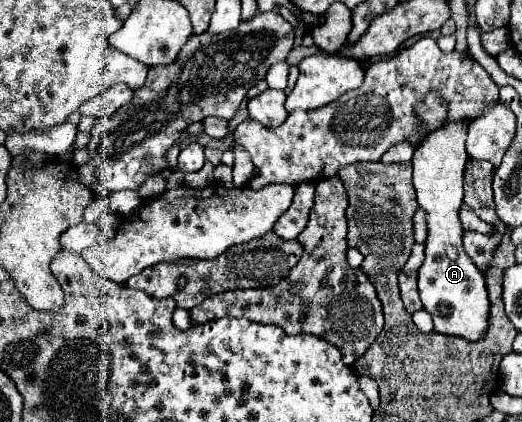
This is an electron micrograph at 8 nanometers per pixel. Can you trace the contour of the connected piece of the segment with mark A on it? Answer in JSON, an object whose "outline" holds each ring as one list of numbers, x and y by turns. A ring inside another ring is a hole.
{"outline":[[453,121,453,125,445,125,441,129,437,129,435,133,431,133,413,153,413,187,417,191,417,203,419,207,427,213,427,241,425,241,425,261,419,267,419,295,423,301,423,307,433,315,433,323,435,323,435,331,443,333,443,335,451,335,451,337,463,337,467,341,479,341,481,337,485,337,485,329,489,327,489,297,487,297,487,287,485,287,485,279,483,273,475,267,475,263,469,259,469,255,463,251,463,227,459,221,459,205,463,203,463,173,465,173,465,163,469,159,467,151,465,151,465,137,467,137,467,129,469,129,469,121]]}

